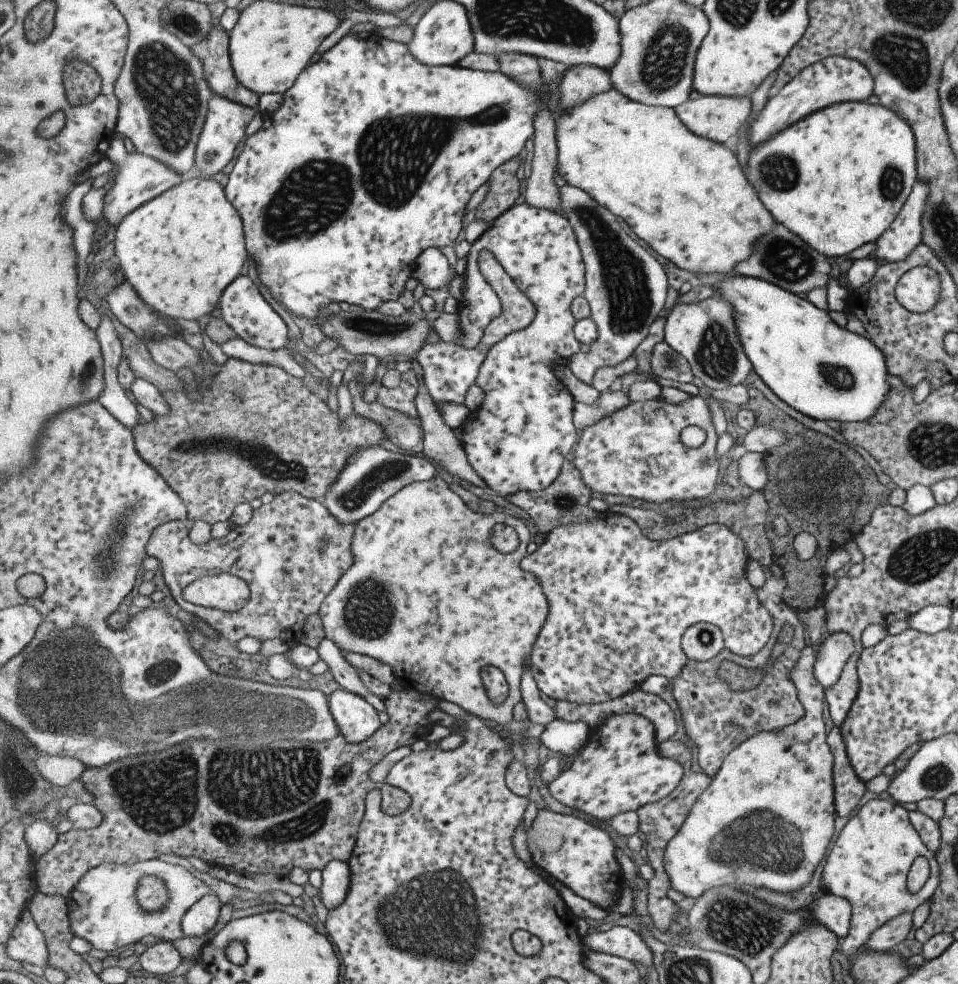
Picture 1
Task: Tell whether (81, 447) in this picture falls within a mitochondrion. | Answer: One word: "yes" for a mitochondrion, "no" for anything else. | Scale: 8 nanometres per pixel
no

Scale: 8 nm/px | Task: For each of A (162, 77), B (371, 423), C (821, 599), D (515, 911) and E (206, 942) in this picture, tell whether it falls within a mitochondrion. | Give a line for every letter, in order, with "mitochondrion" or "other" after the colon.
A: mitochondrion
B: other
C: other
D: other
E: other

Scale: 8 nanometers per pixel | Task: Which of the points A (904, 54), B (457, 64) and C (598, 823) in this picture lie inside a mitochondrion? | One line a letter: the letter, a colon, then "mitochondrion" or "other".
A: mitochondrion
B: other
C: other

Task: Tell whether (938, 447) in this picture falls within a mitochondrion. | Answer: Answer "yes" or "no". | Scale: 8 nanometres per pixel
yes

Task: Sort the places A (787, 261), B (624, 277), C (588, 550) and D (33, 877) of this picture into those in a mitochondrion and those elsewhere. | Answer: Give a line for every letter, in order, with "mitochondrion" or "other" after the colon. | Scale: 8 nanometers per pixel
A: mitochondrion
B: mitochondrion
C: other
D: other

